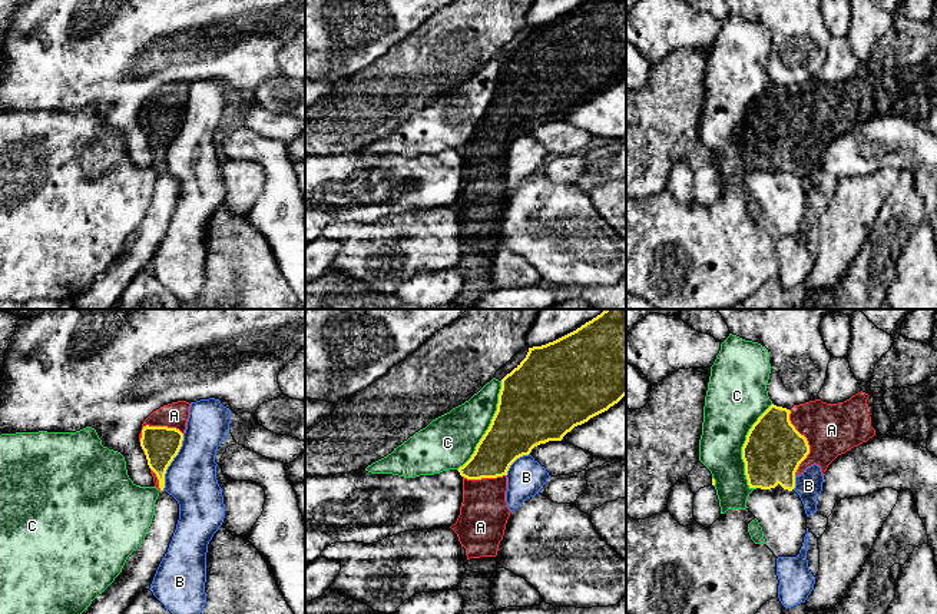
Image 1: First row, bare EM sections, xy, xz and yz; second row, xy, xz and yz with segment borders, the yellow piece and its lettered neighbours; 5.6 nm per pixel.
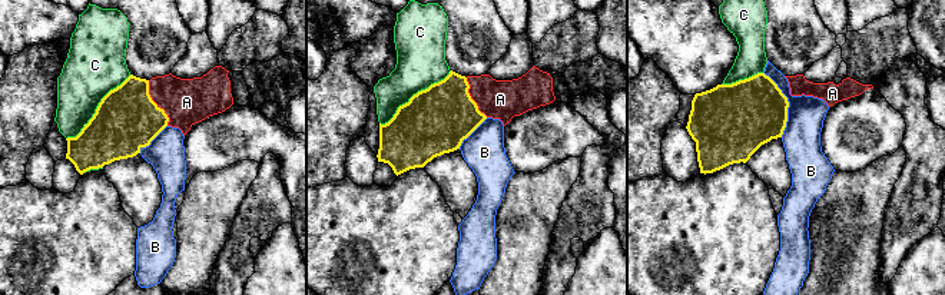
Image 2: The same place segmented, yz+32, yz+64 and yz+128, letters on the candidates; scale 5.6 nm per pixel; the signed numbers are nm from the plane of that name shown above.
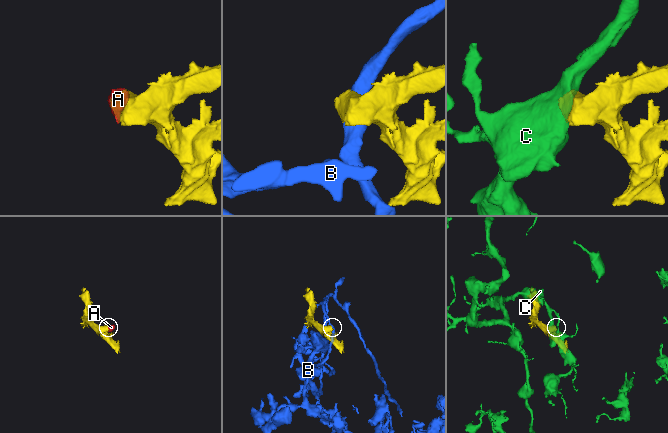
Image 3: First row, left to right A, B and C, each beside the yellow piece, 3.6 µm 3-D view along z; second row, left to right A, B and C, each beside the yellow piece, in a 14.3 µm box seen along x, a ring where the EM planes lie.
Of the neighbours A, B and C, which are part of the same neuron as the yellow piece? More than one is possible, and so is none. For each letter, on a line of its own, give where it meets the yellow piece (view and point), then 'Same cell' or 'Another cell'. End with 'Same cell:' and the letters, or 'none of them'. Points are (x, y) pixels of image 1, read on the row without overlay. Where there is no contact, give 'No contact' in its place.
A: Touches yellow at yz (807, 120). Same cell
B: Touches yellow at xy (171, 140). Another cell
C: Touches yellow at xz (490, 105). Another cell
Same cell: A

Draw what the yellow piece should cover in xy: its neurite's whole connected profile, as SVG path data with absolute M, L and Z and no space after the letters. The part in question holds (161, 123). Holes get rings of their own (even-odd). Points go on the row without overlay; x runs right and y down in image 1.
M186 80L163 84L142 103L139 122L159 170L163 170L166 149L182 126L189 86Z

